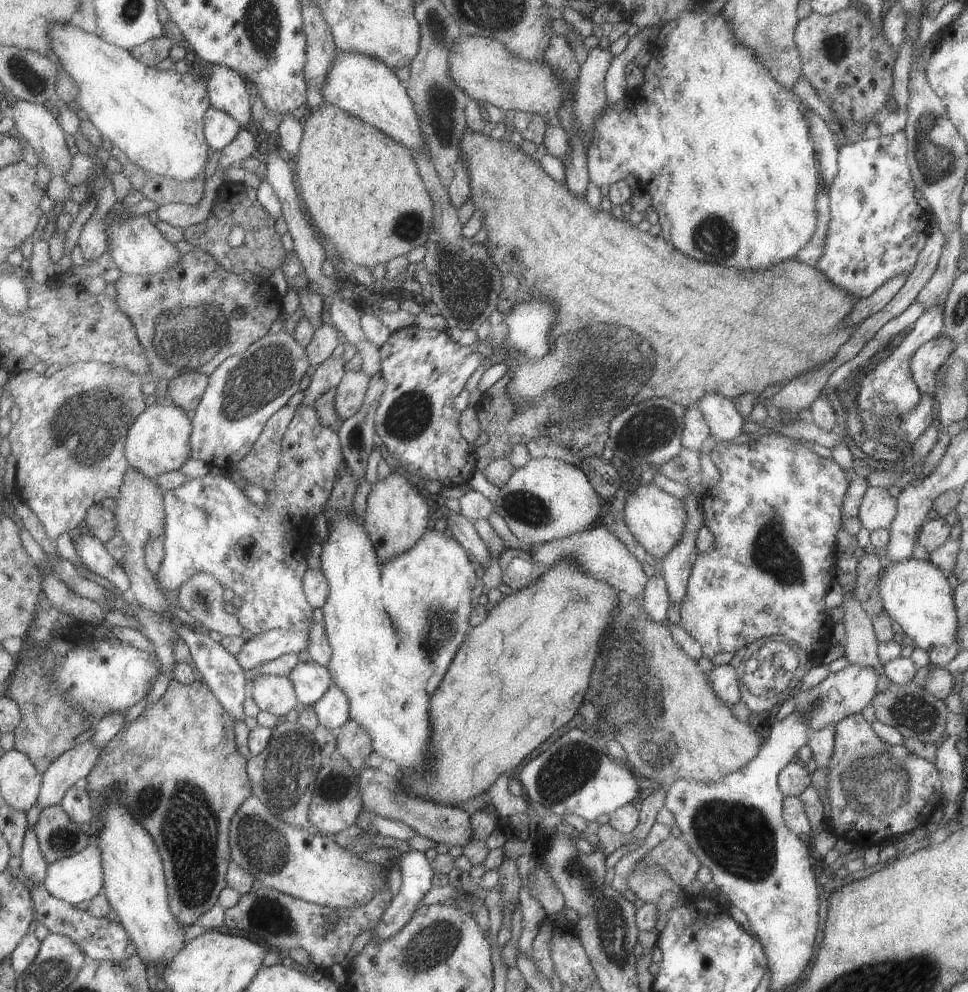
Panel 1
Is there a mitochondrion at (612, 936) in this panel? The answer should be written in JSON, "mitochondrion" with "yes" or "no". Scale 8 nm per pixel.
{"mitochondrion":"yes"}

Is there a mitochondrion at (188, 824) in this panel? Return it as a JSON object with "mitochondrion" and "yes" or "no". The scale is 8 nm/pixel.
{"mitochondrion":"yes"}

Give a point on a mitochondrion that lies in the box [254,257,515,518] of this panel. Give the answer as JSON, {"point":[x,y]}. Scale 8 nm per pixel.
{"point":[409,414]}

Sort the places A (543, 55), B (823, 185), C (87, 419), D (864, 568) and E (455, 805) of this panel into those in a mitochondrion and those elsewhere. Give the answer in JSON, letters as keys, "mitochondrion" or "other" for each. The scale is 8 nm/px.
{"A":"other","B":"other","C":"mitochondrion","D":"other","E":"other"}

